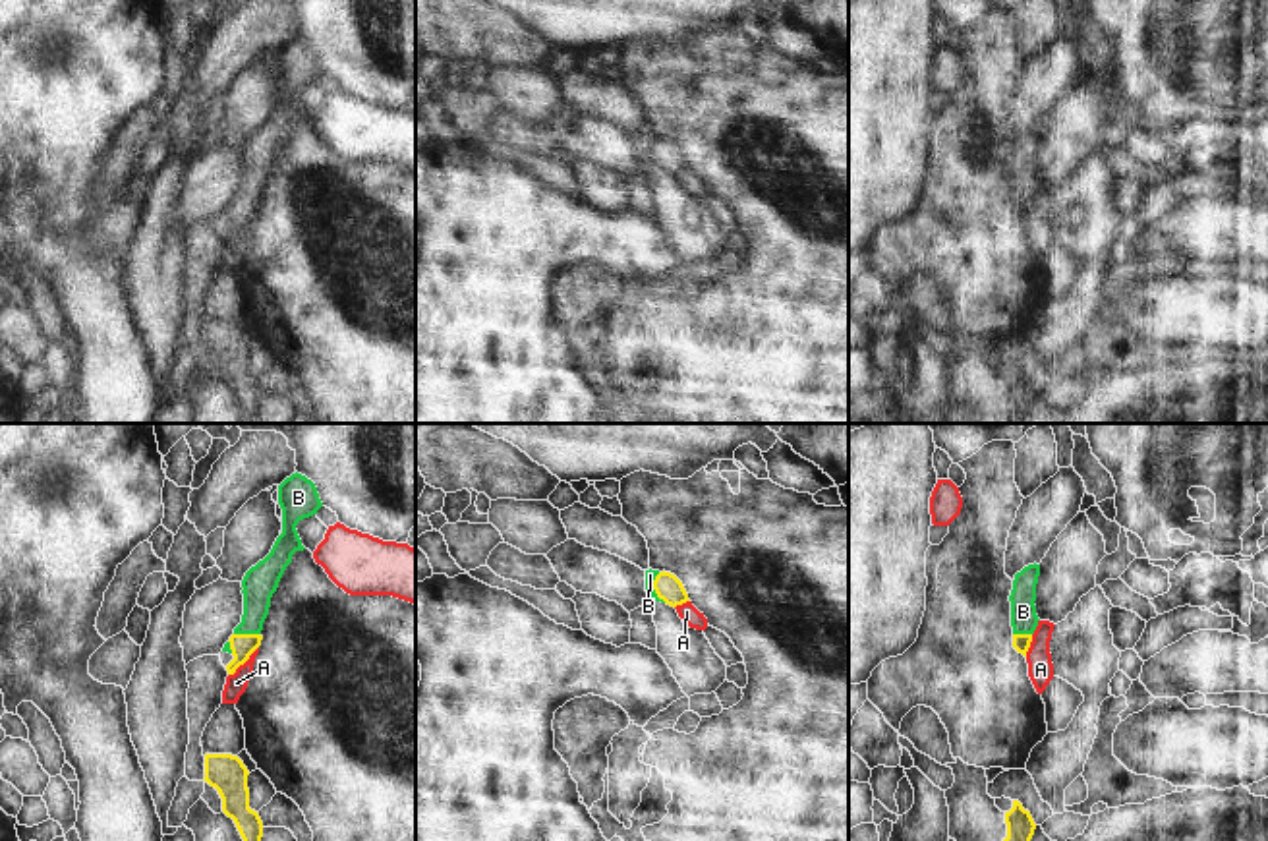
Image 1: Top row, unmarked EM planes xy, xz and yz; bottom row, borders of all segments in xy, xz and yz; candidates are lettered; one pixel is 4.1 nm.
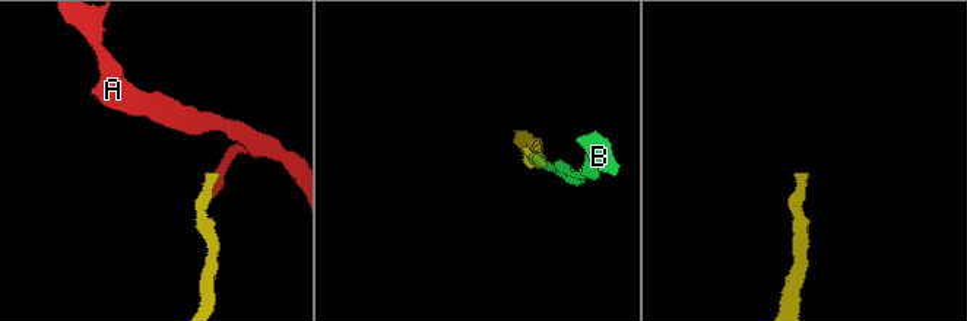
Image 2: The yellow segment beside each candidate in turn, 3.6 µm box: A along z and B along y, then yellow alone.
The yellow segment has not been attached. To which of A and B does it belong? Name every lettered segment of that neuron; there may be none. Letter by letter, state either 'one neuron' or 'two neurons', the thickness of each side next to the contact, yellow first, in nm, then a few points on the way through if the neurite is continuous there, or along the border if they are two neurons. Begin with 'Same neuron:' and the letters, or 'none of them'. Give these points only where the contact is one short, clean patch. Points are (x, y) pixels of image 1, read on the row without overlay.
Same neuron: B
A: two neurons; 100 nm thick on the yellow side, 90 nm on the other; border along xy (258, 213), (229, 242)
B: one neuron; 110 nm thick on the yellow side, 50 nm on the other; runs through xz (667, 153), (654, 155), (650, 142)

